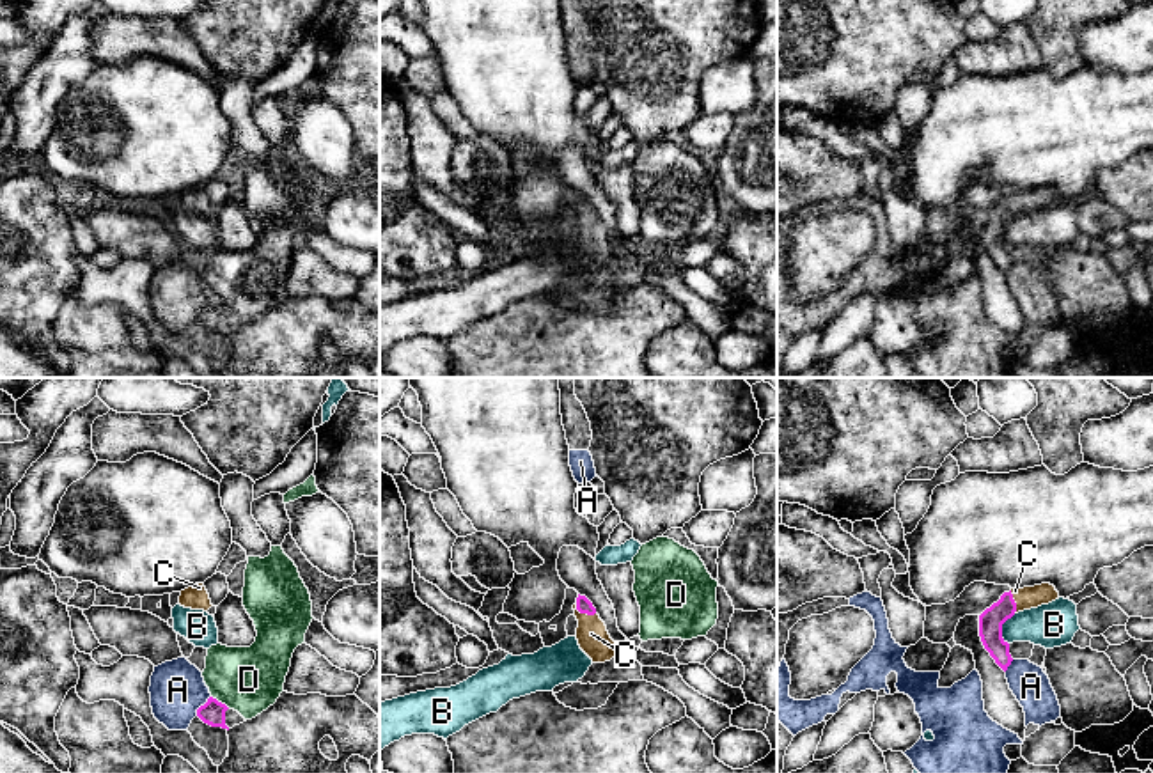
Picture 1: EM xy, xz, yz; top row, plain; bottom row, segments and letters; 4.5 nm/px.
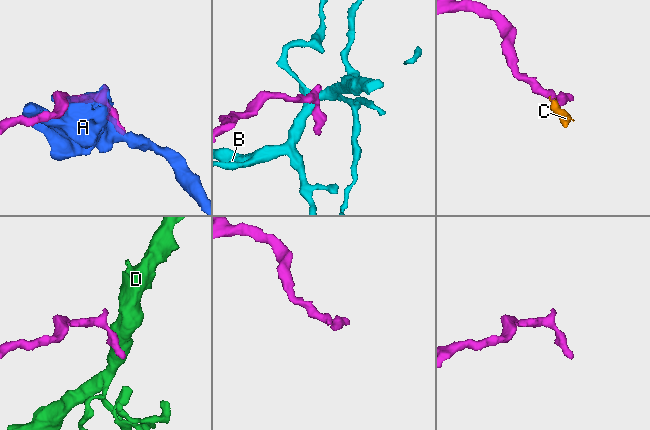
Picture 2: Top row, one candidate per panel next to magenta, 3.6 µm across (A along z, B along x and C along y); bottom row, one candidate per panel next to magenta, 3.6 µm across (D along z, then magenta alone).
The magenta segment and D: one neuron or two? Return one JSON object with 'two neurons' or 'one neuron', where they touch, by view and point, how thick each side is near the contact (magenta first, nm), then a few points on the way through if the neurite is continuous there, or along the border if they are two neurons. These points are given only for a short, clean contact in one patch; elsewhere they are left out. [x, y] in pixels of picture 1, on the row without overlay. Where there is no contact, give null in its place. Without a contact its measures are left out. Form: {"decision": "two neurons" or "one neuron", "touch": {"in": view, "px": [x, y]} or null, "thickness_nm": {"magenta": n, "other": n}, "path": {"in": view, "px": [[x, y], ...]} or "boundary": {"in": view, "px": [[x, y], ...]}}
{"decision": "two neurons", "touch": {"in": "xy", "px": [220, 305]}, "thickness_nm": {"magenta": 110, "other": 300}, "boundary": {"in": "xy", "px": [[211, 298], [229, 311]]}}

